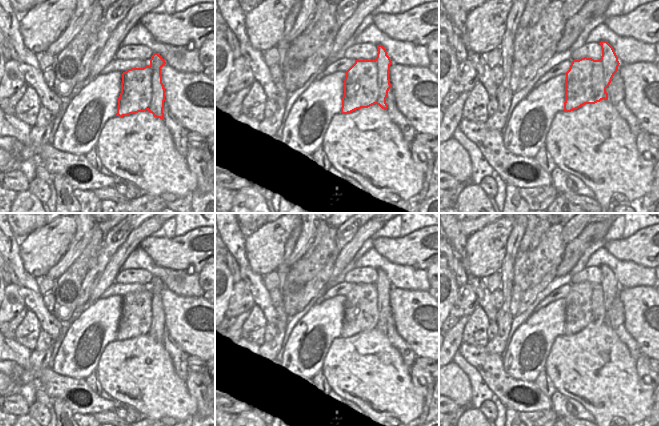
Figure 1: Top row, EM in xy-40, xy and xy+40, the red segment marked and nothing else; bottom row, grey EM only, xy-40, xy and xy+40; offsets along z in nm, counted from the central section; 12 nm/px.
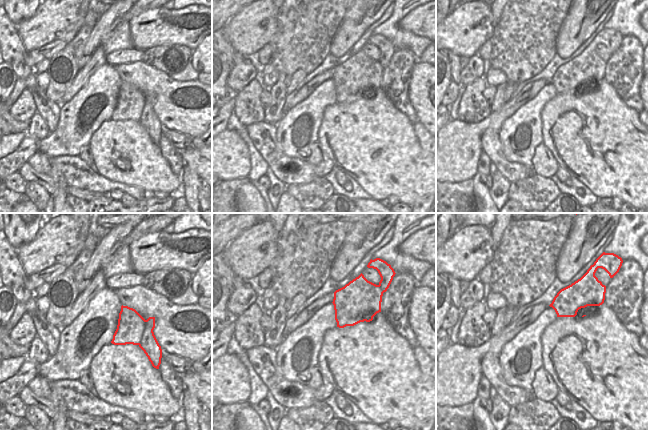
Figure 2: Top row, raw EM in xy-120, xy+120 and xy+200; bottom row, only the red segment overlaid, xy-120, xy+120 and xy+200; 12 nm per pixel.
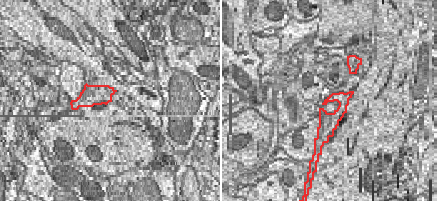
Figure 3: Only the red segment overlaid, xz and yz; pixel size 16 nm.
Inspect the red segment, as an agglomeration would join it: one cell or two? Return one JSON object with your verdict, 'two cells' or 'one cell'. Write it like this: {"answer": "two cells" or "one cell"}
{"answer": "one cell"}

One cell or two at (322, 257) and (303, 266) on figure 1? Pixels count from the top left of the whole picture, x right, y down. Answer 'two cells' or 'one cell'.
one cell

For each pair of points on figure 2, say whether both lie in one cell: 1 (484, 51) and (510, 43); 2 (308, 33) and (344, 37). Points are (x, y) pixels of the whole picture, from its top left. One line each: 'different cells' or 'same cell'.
1: different cells
2: different cells

